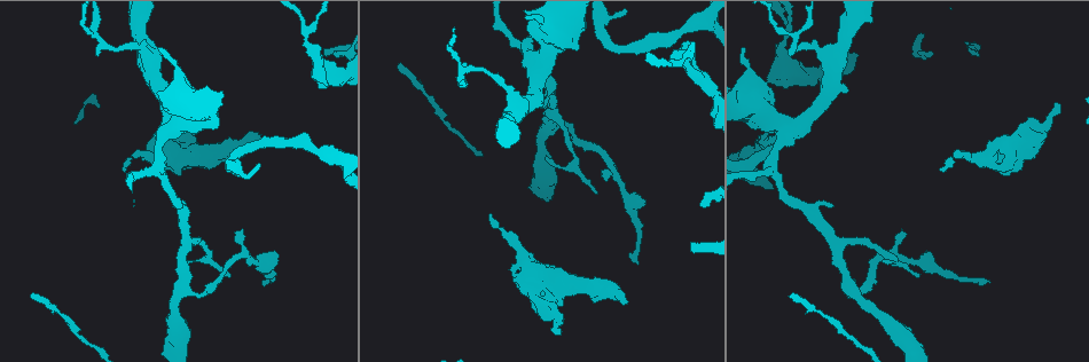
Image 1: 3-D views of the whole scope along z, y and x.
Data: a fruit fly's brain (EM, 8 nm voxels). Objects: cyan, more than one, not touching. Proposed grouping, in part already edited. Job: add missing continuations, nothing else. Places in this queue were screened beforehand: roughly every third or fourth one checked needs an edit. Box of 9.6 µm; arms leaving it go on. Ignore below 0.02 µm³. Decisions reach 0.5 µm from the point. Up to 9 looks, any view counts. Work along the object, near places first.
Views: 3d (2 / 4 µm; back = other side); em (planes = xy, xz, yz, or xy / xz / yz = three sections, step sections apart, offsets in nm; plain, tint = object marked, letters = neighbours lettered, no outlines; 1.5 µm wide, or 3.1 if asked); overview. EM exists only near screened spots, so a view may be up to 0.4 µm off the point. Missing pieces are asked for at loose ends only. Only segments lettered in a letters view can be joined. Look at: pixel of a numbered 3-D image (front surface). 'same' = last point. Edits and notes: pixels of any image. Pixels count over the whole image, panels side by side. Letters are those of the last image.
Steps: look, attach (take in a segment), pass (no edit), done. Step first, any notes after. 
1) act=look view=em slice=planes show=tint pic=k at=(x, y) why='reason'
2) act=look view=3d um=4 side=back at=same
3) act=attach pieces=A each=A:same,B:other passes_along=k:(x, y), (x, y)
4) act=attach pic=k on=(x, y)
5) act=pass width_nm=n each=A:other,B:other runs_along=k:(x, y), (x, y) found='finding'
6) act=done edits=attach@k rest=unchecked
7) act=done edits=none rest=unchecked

act=look view=em slice=xy step=4 show=letters pic=1 at=(626, 304) why='thick end'

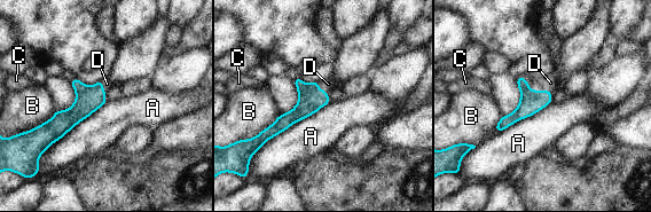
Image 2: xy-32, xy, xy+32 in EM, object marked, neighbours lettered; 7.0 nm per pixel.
act=look view=em slice=planes show=letters at=same why='another direction'

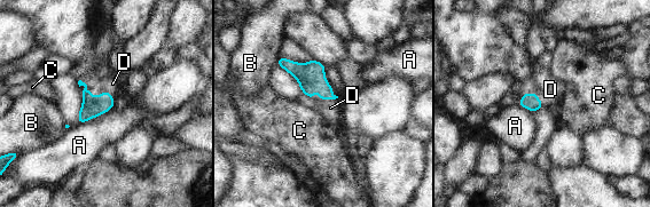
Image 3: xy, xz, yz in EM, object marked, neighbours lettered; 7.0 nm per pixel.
act=attach pieces=D each=A:other,B:other,C:other,D:same passes_along=3:(311, 77), (323, 98), (330, 108) found='the cell continues'

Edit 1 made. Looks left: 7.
act=look view=overview

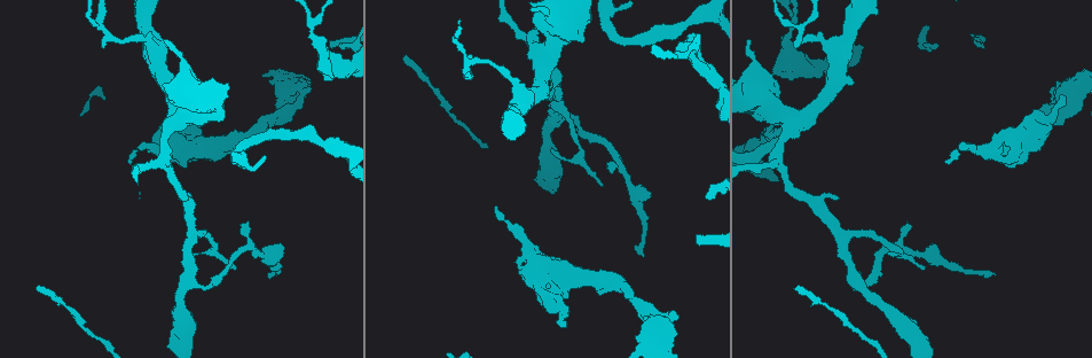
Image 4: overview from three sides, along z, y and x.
act=look view=em slice=xy step=8 show=tint pic=4 at=(566, 323) why='free end'

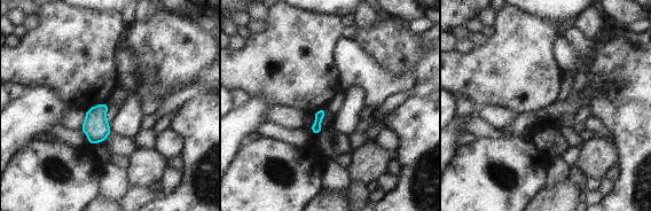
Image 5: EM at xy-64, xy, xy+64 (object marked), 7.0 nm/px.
act=look view=em slice=planes show=tint at=same

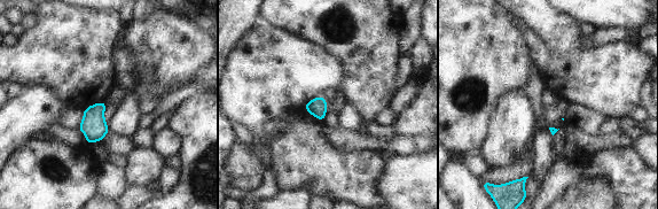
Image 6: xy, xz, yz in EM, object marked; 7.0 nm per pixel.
act=look view=em slice=planes show=letters at=same why='see the neighbours'

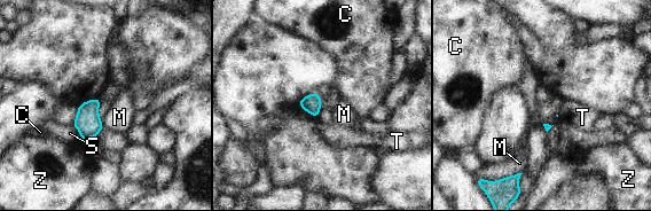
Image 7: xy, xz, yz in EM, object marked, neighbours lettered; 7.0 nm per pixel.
act=pass each=C:other,M:other,S:other,T:other,Z:other border=7:(522, 172), (512, 174) found='no lettered segment goes on from it'

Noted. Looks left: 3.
act=look view=3d um=2 pic=4 at=(644, 255) why='free end'

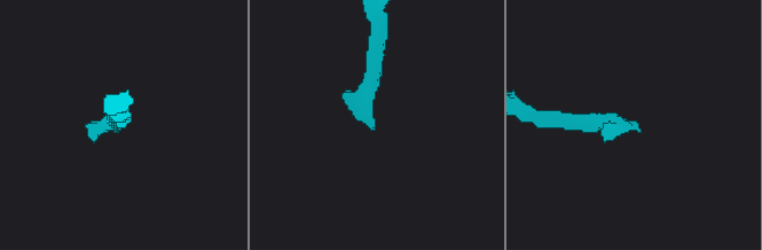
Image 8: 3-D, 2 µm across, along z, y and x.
act=look view=em slice=xz step=8 show=letters pic=8 at=(640, 130)

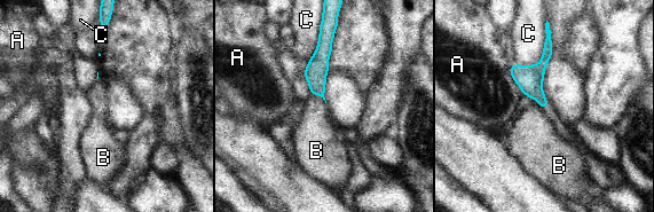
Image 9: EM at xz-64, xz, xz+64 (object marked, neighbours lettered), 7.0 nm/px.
act=pass each=A:other,B:other,C:other border=9:(545, 28), (541, 60), (517, 64) found='no lettered segment goes on from it'

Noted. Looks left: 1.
act=done edits=attach@3 rest=unchecked

